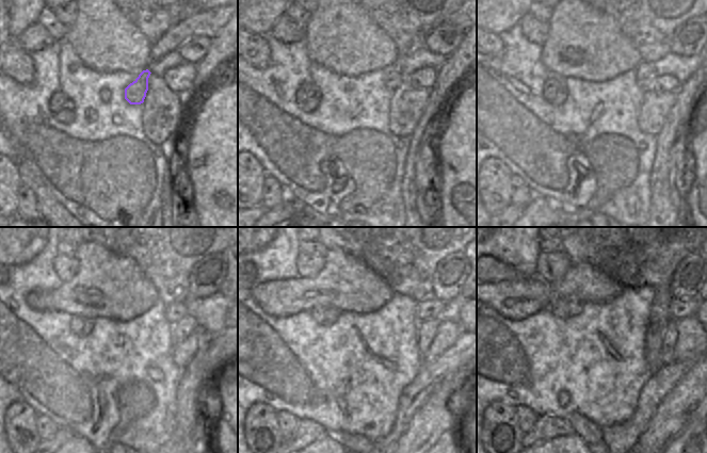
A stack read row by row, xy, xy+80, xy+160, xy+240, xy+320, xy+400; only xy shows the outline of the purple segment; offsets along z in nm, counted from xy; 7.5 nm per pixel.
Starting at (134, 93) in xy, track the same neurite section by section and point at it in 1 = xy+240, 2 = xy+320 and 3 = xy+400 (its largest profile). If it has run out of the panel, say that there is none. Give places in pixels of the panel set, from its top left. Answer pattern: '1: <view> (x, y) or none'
1: xy+240 (175, 311)
2: xy+320 (429, 308)
3: xy+400 (688, 308)

